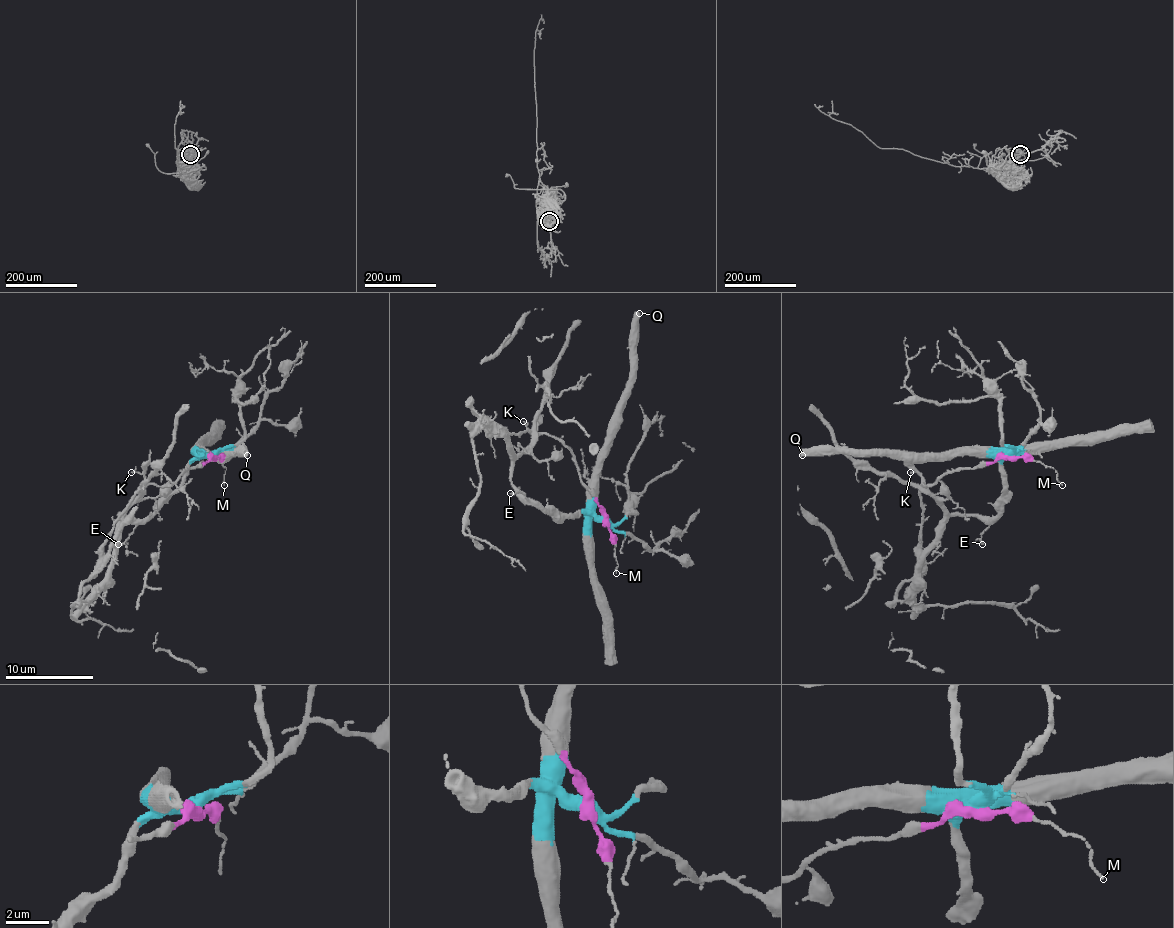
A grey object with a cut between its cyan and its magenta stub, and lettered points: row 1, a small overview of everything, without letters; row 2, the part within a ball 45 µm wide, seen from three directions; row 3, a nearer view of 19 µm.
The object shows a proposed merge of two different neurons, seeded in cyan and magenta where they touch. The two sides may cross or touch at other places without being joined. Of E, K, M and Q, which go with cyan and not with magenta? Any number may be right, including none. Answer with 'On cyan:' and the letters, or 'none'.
On cyan: E, Q

